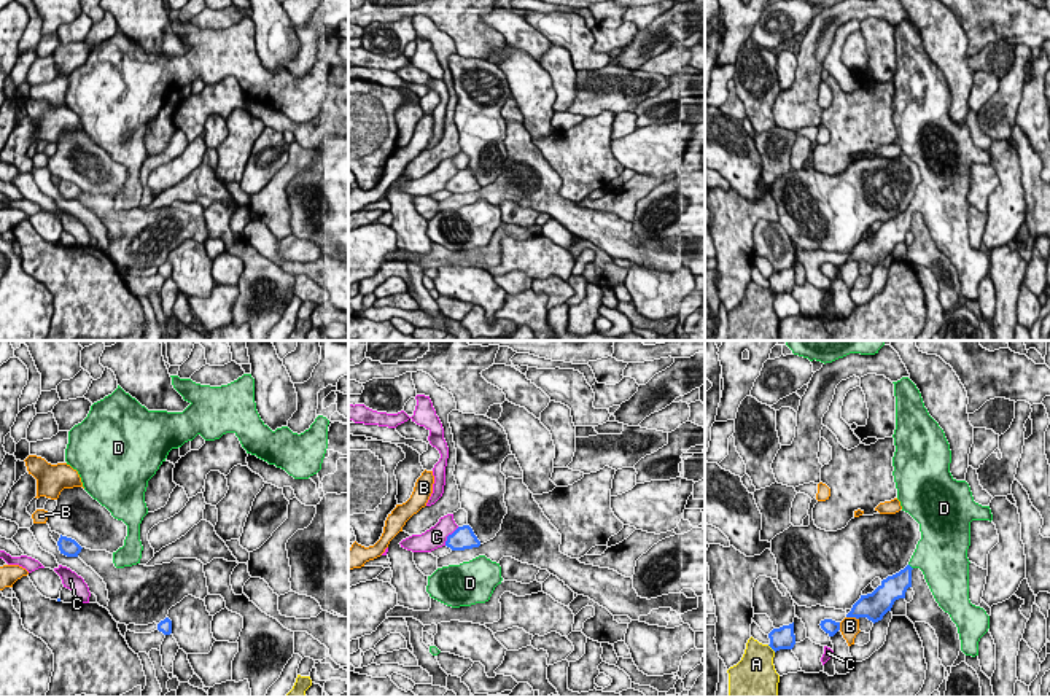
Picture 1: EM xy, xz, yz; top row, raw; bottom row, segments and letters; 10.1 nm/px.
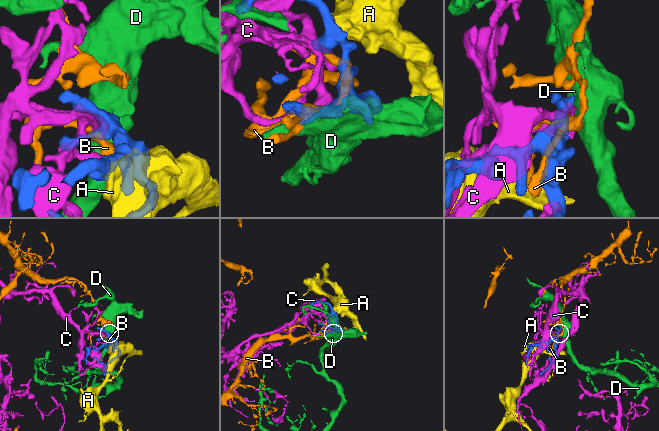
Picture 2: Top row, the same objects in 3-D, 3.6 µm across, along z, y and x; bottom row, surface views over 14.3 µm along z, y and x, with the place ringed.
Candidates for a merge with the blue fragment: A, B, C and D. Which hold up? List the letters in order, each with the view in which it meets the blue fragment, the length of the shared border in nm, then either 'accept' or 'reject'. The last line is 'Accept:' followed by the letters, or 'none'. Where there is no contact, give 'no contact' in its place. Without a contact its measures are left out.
A: meets blue in yz; contact 120 nm long; reject
B: meets blue in yz; contact 130 nm long; reject
C: meets blue in xz; contact 240 nm long; reject
D: meets blue in yz; contact 70 nm long; accept
Accept: D

